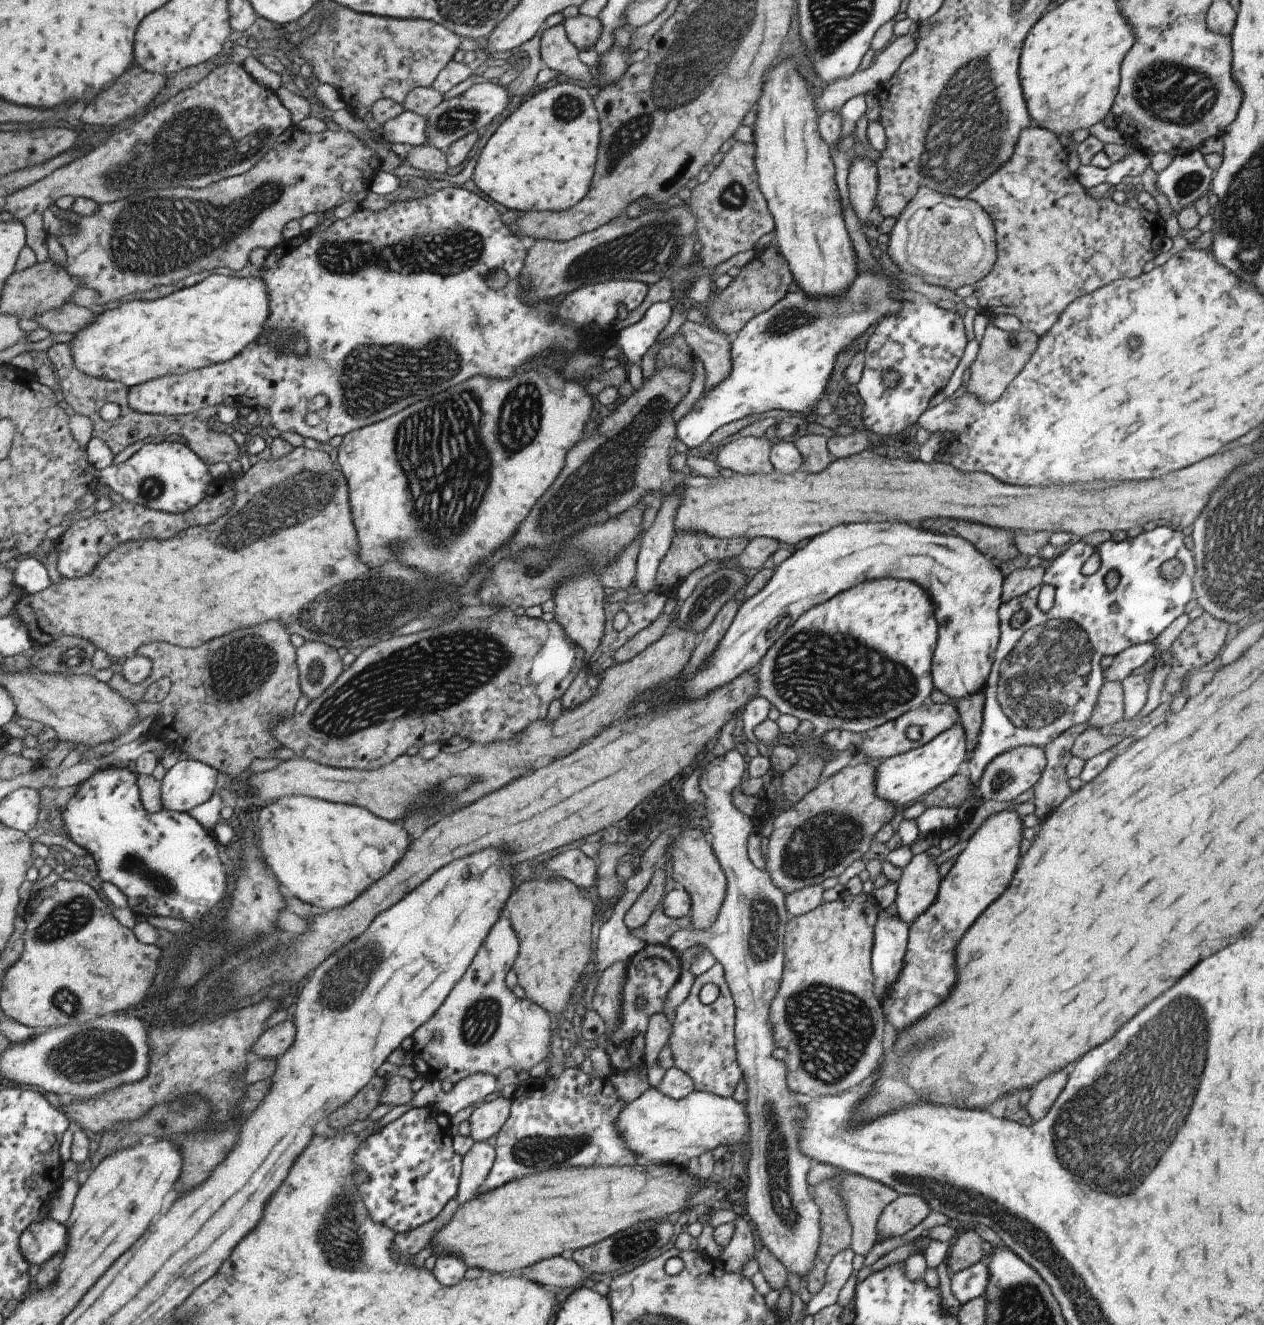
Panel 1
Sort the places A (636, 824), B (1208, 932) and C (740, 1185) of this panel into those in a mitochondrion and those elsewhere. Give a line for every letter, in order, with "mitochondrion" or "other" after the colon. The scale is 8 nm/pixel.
A: other
B: other
C: other

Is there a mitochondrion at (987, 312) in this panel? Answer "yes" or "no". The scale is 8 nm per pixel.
no

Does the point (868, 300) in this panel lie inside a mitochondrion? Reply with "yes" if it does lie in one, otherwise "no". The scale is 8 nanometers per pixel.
yes

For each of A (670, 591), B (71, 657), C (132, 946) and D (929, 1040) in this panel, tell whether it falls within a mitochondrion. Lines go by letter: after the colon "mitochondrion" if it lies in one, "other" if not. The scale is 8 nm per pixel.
A: other
B: mitochondrion
C: other
D: mitochondrion

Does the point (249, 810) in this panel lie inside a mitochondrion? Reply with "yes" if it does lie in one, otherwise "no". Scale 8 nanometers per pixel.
no

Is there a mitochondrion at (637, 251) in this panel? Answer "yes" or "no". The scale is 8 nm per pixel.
yes

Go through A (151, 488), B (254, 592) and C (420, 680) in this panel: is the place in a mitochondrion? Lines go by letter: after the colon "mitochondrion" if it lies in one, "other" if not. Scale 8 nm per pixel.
A: mitochondrion
B: other
C: mitochondrion

